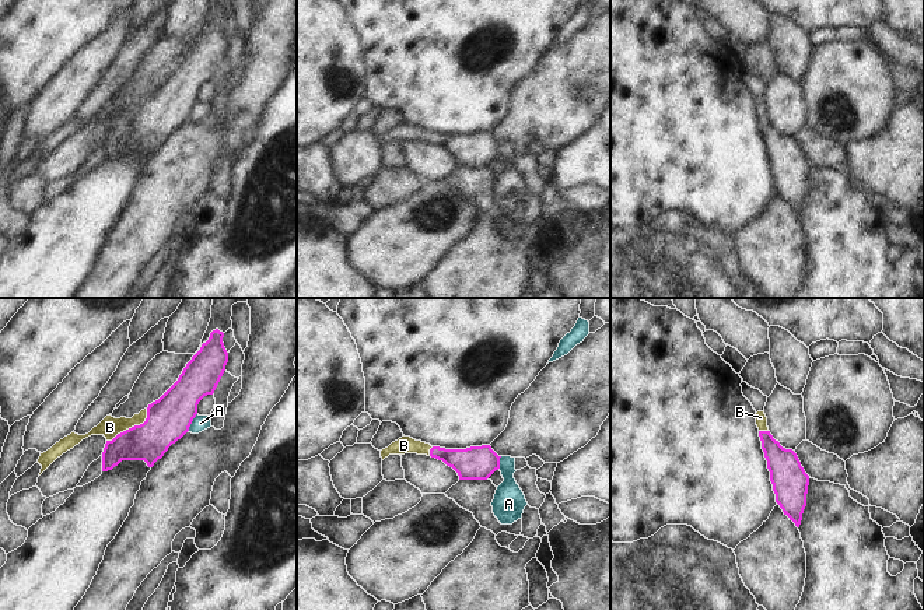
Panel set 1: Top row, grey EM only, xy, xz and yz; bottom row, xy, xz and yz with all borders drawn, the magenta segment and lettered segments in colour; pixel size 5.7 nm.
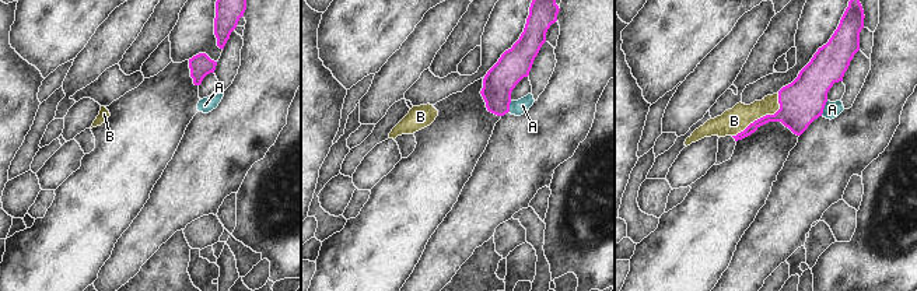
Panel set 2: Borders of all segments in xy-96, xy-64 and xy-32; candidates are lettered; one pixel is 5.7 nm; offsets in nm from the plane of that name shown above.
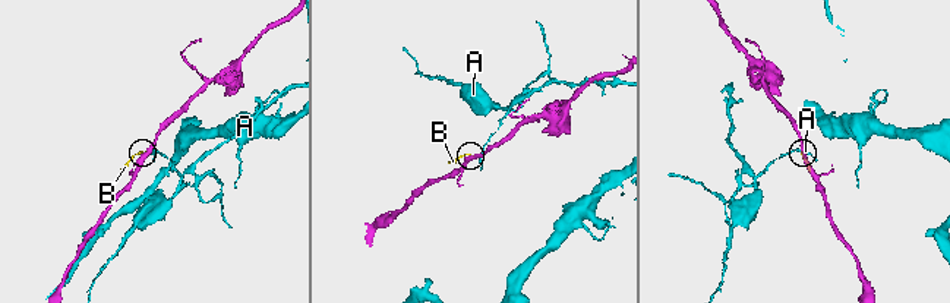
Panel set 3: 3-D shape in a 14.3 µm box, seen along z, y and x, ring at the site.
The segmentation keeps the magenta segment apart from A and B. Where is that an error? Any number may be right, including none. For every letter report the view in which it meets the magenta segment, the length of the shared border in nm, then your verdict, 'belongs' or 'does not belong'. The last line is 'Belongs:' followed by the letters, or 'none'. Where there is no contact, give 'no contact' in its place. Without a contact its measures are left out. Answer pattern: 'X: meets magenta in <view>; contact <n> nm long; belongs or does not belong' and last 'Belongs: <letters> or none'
A: meets magenta in xy; contact 120 nm long; does not belong
B: meets magenta in xy; contact 300 nm long; belongs
Belongs: B

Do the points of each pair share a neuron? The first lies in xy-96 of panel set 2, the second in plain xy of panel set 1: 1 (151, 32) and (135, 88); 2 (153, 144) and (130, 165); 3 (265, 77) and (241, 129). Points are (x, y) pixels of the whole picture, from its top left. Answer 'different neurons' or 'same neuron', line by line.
1: different neurons
2: same neuron
3: same neuron

